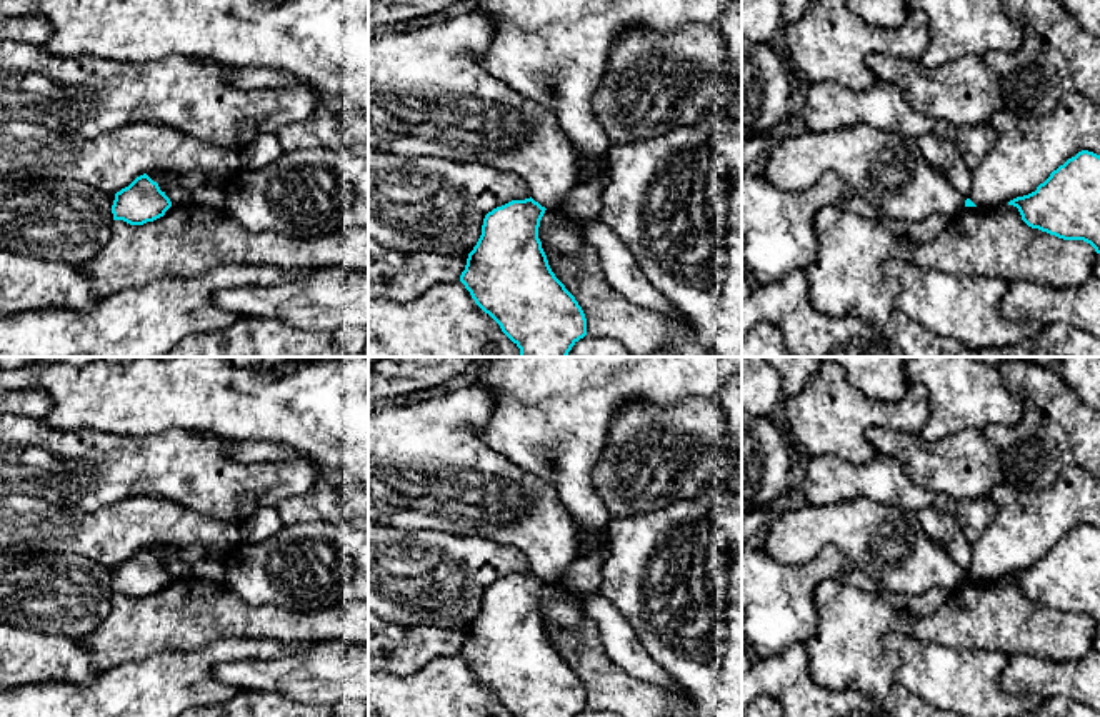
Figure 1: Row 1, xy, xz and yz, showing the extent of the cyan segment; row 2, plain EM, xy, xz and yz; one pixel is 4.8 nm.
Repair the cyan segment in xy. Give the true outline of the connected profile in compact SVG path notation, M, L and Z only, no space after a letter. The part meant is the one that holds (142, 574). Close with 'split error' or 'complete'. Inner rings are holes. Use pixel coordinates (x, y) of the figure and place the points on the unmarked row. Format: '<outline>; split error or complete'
M143 547L115 567L112 587L113 594L143 599L163 590L170 580L172 575L158 557Z; complete

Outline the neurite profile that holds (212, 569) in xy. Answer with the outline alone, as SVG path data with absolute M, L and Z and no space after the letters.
M217 554L215 557L208 557L208 559L193 562L192 564L192 575L200 580L223 585L225 575L227 575L225 555Z

